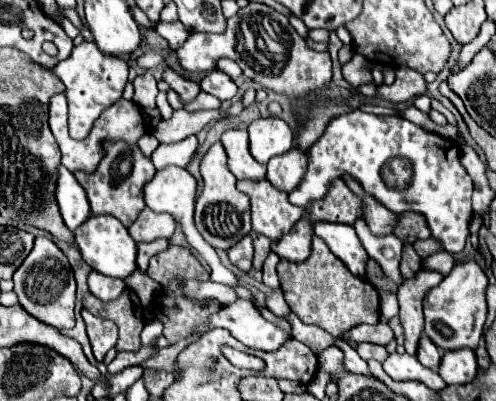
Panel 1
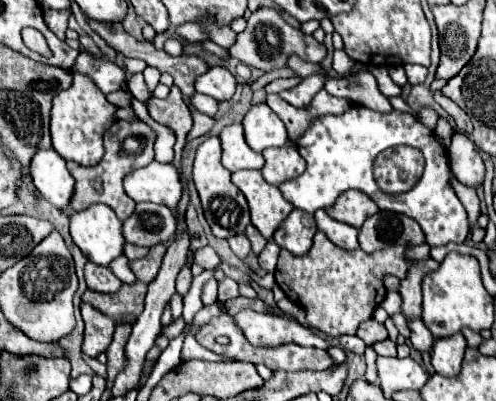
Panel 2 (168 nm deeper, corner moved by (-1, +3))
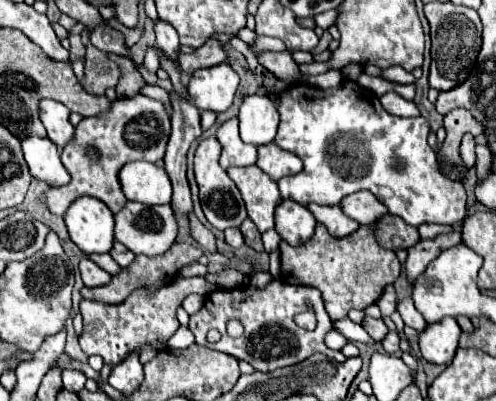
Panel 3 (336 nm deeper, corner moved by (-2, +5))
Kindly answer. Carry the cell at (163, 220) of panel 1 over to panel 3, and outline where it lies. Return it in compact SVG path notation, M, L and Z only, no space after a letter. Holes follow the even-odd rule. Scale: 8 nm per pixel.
M126 202L126 206L114 216L116 228L114 228L114 238L122 242L128 250L134 254L146 254L146 256L158 256L164 254L176 240L178 236L178 222L174 216L174 210L170 204L162 206L148 206L142 202Z

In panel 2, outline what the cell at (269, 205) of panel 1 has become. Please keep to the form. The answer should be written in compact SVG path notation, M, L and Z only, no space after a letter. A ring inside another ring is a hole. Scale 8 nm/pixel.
M239 170L231 176L233 184L245 194L251 210L251 224L269 240L293 206L281 196L277 186L265 182L259 170Z

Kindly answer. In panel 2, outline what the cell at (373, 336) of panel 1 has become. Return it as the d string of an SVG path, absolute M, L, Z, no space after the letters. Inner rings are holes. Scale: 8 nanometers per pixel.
M371 318L371 320L365 320L365 322L359 326L357 336L361 336L361 340L371 346L371 344L375 344L375 342L387 340L387 328Z

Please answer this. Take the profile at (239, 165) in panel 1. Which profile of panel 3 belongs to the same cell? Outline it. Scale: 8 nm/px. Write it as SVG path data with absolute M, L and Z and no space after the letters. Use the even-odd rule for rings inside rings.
M230 118L216 132L218 142L222 144L220 166L252 166L256 162L256 148L240 140L238 134L238 118Z

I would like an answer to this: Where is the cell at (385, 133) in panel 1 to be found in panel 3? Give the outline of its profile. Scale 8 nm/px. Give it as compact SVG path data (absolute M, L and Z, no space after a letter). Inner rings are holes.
M342 78L342 82L336 88L326 88L326 90L308 86L304 82L294 82L284 92L280 92L278 112L280 112L280 124L274 142L282 150L296 154L304 162L300 174L278 180L282 198L302 202L304 206L308 202L334 206L350 192L368 190L388 206L390 214L400 216L410 226L420 226L426 222L456 226L460 220L464 220L466 190L460 182L442 176L436 162L436 152L428 146L426 140L430 134L430 124L426 118L422 116L400 118L388 114L374 92L360 88L350 78Z

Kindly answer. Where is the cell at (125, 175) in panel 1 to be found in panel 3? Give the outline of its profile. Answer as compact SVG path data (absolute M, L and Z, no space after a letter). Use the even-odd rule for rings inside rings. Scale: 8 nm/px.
M136 94L134 98L118 98L110 104L106 112L84 118L76 130L70 144L62 150L62 164L70 174L70 182L66 186L54 186L44 192L44 202L48 210L56 216L62 216L66 208L78 196L94 196L102 200L114 214L126 204L126 196L118 182L118 172L126 162L146 160L158 162L164 158L166 142L170 136L170 114L160 100L152 100L148 96ZM86 146L96 148L98 160L86 160Z

